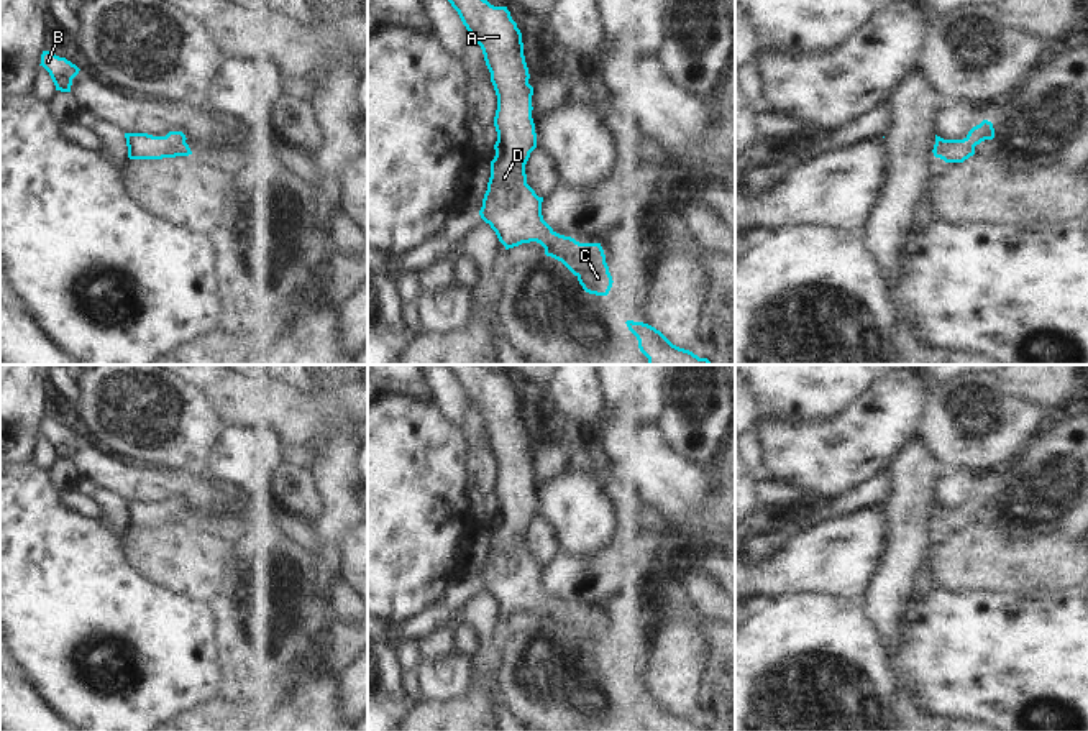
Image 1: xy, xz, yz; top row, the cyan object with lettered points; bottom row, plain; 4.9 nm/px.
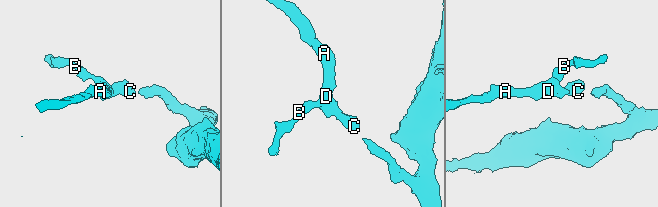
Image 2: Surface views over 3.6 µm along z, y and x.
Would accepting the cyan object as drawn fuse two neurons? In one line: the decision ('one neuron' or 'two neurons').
one neuron

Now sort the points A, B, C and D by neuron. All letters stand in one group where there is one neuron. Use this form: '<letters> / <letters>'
A B C D

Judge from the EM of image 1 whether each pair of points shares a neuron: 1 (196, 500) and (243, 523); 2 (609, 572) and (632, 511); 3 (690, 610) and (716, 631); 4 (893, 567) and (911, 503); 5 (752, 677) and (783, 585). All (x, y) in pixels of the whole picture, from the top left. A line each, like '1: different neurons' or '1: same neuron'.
1: same neuron
2: different neurons
3: same neuron
4: same neuron
5: different neurons

